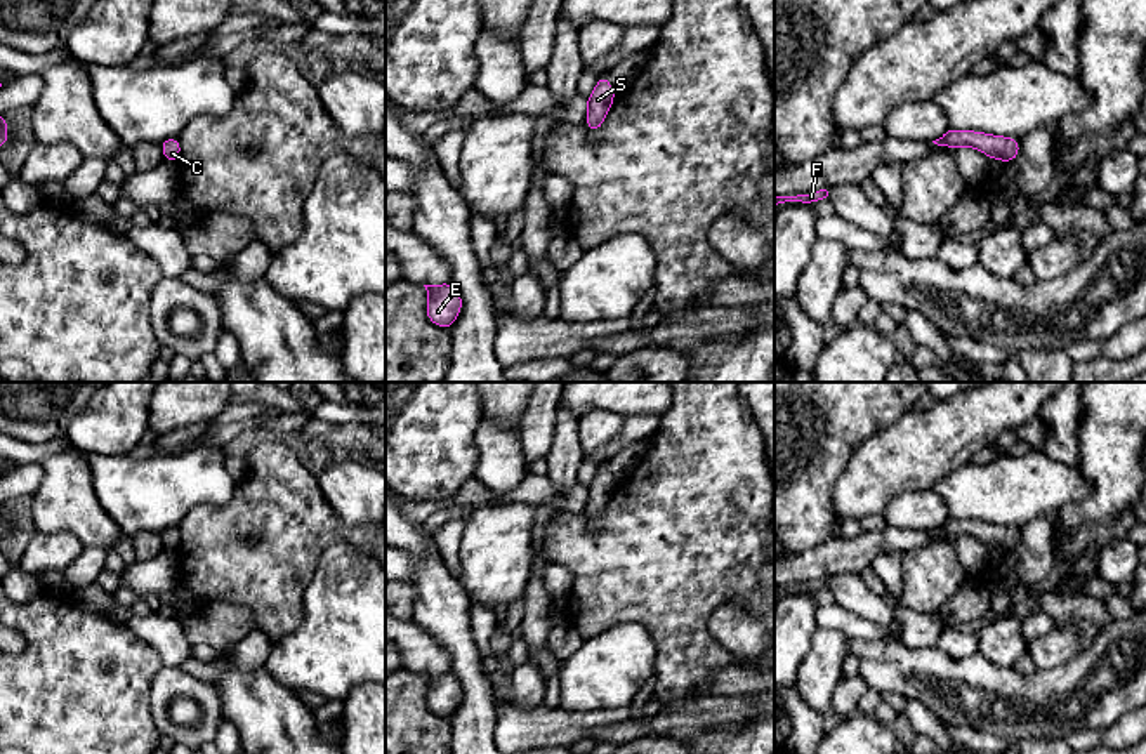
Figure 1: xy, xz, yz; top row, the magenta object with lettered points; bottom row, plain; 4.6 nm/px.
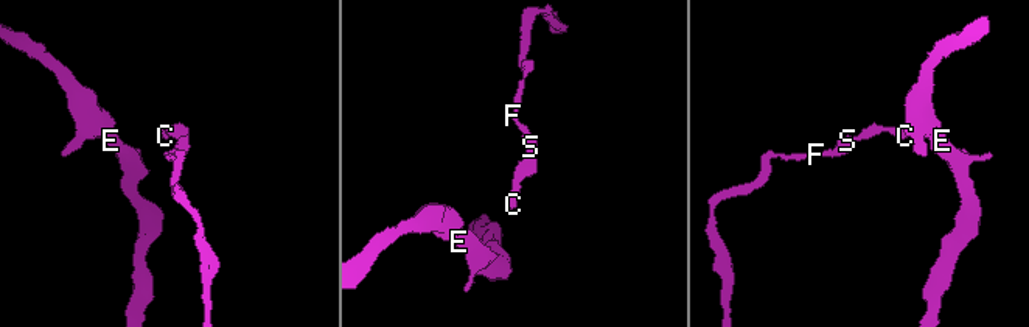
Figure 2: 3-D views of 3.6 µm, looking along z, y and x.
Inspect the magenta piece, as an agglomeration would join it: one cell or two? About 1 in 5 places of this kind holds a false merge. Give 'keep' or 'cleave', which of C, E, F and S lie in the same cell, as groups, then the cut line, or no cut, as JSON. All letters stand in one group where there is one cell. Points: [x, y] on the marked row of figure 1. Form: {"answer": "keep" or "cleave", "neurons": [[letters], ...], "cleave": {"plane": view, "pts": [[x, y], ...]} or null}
{"answer": "keep", "neurons": [["C", "E", "F", "S"]], "cleave": null}

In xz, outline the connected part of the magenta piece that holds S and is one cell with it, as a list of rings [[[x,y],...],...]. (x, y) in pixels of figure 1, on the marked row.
[[[599,75],[594,92],[587,97],[585,123],[589,125],[592,134],[596,134],[601,129],[601,125],[615,101],[615,96],[616,94],[615,94],[611,83],[608,82],[608,76]]]

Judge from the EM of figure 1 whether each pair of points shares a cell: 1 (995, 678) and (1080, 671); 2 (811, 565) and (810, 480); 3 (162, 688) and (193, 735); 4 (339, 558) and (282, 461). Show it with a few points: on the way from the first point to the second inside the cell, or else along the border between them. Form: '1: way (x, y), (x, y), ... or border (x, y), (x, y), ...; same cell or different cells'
1: way (1016, 685), (1060, 685); same cell
2: border (837, 534), (792, 556); different cells
3: way (162, 704), (162, 718), (177, 734); same cell
4: border (349, 541), (332, 542), (322, 553), (309, 579); different cells

